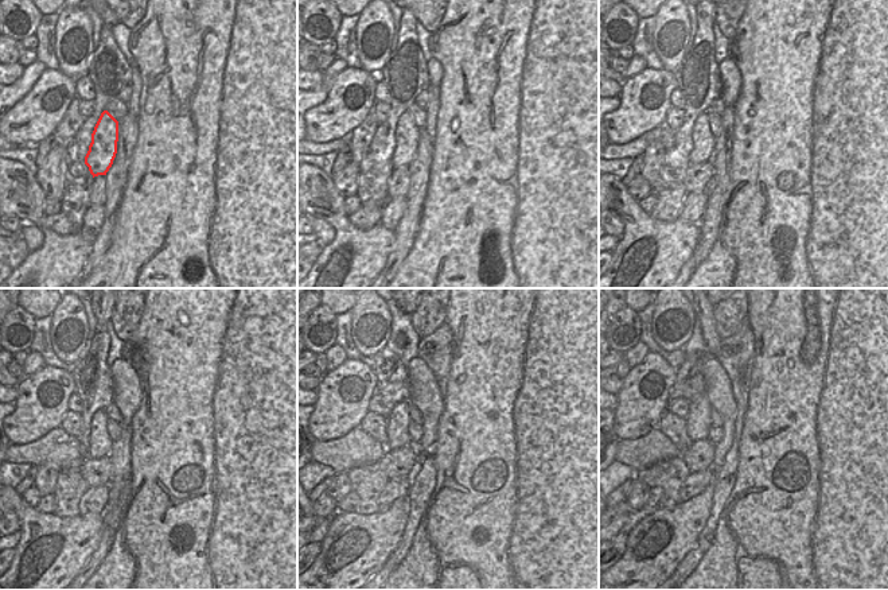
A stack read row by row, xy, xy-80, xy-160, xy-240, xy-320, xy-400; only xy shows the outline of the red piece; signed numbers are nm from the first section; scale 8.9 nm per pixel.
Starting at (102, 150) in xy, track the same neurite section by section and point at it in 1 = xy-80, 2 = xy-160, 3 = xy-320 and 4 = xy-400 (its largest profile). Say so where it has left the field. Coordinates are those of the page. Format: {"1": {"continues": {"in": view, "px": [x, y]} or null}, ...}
{"1": {"continues": {"in": "xy-80", "px": [406, 132]}}, "2": {"continues": {"in": "xy-160", "px": [704, 142]}}, "3": {"continues": {"in": "xy-320", "px": [397, 422]}}, "4": {"continues": {"in": "xy-400", "px": [698, 418]}}}

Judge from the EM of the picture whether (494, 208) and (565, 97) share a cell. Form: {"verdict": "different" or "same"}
{"verdict": "same"}

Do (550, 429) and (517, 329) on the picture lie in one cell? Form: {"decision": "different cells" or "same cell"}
{"decision": "same cell"}

